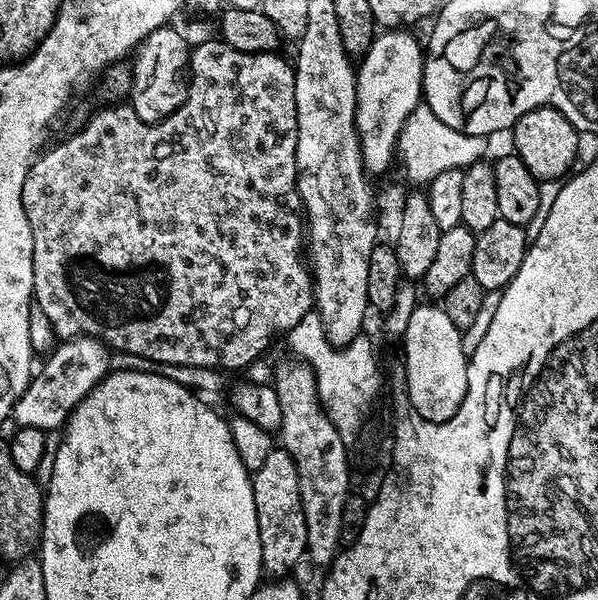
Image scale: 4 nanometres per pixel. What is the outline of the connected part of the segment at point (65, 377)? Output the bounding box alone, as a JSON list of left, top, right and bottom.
[12,336,111,431]

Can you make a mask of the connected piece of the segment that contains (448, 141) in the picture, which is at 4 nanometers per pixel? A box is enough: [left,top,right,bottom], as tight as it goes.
[398,102,489,186]

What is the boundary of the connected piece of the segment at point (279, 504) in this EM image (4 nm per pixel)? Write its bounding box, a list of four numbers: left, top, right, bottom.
[251,447,308,578]

